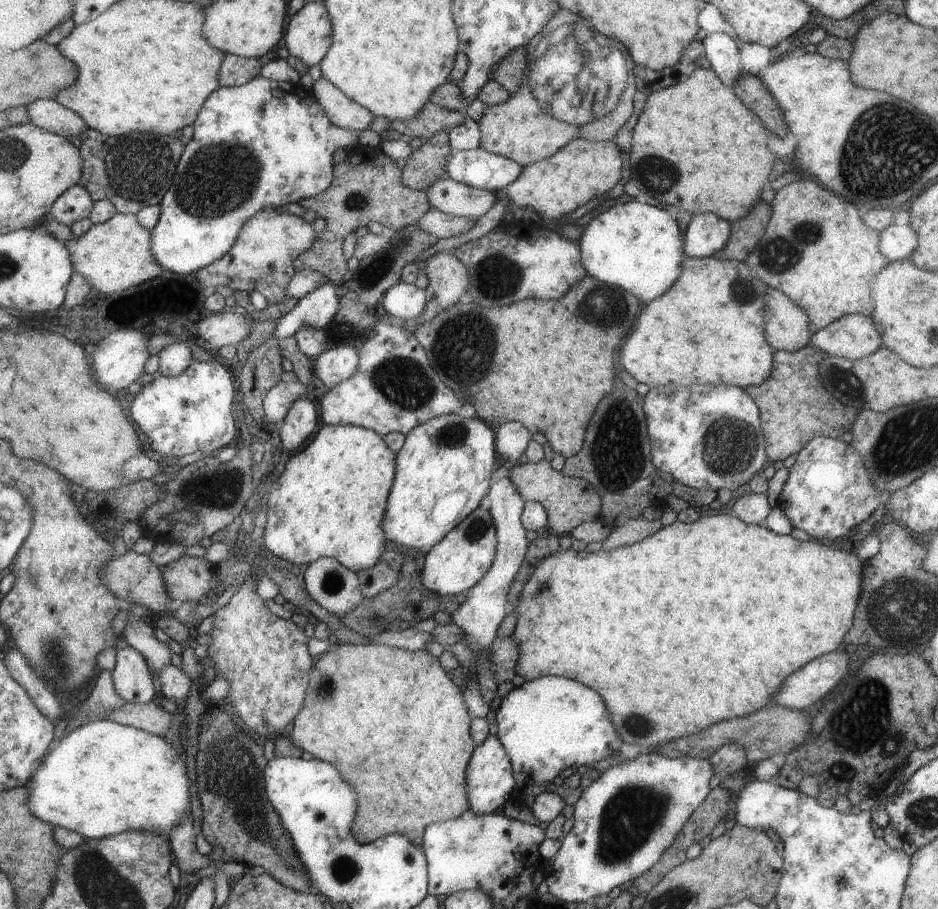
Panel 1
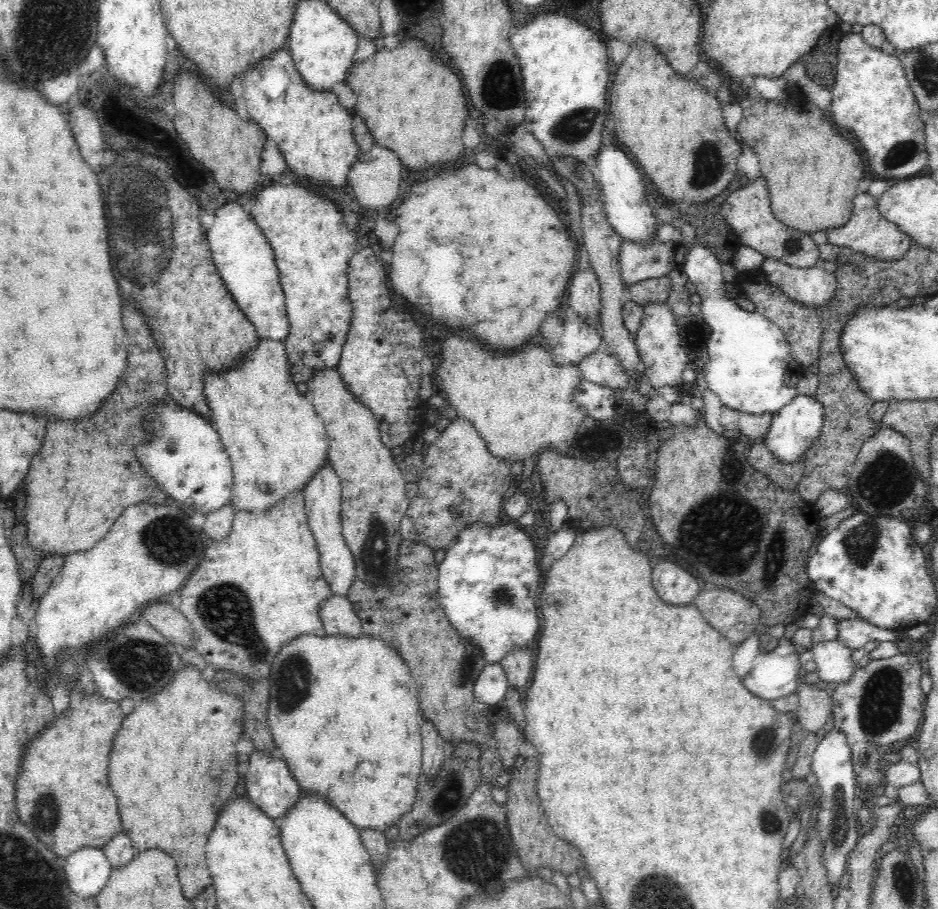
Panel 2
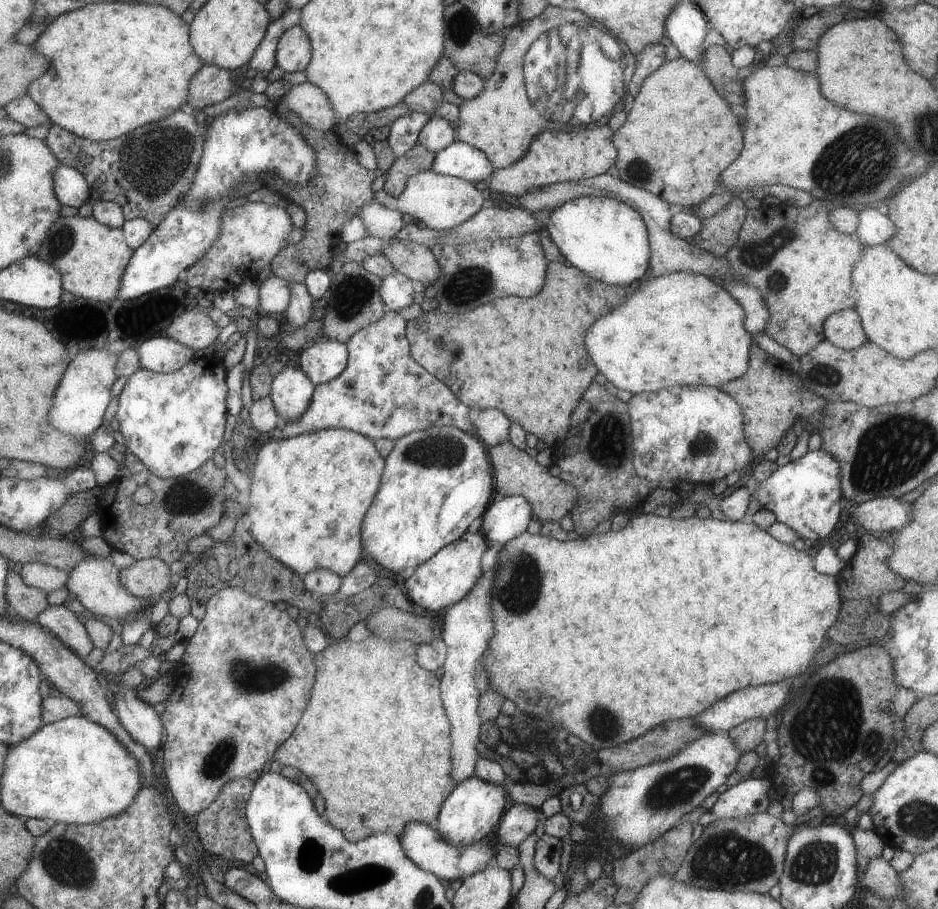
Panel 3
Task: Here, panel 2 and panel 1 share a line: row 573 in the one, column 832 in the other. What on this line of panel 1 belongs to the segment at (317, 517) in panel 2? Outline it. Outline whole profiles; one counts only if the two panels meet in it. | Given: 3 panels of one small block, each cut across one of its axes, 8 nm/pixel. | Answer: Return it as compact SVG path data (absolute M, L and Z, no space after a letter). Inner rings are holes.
M852 313L844 314L815 332L808 346L828 355L856 360L873 355L884 346L884 340L871 317Z

